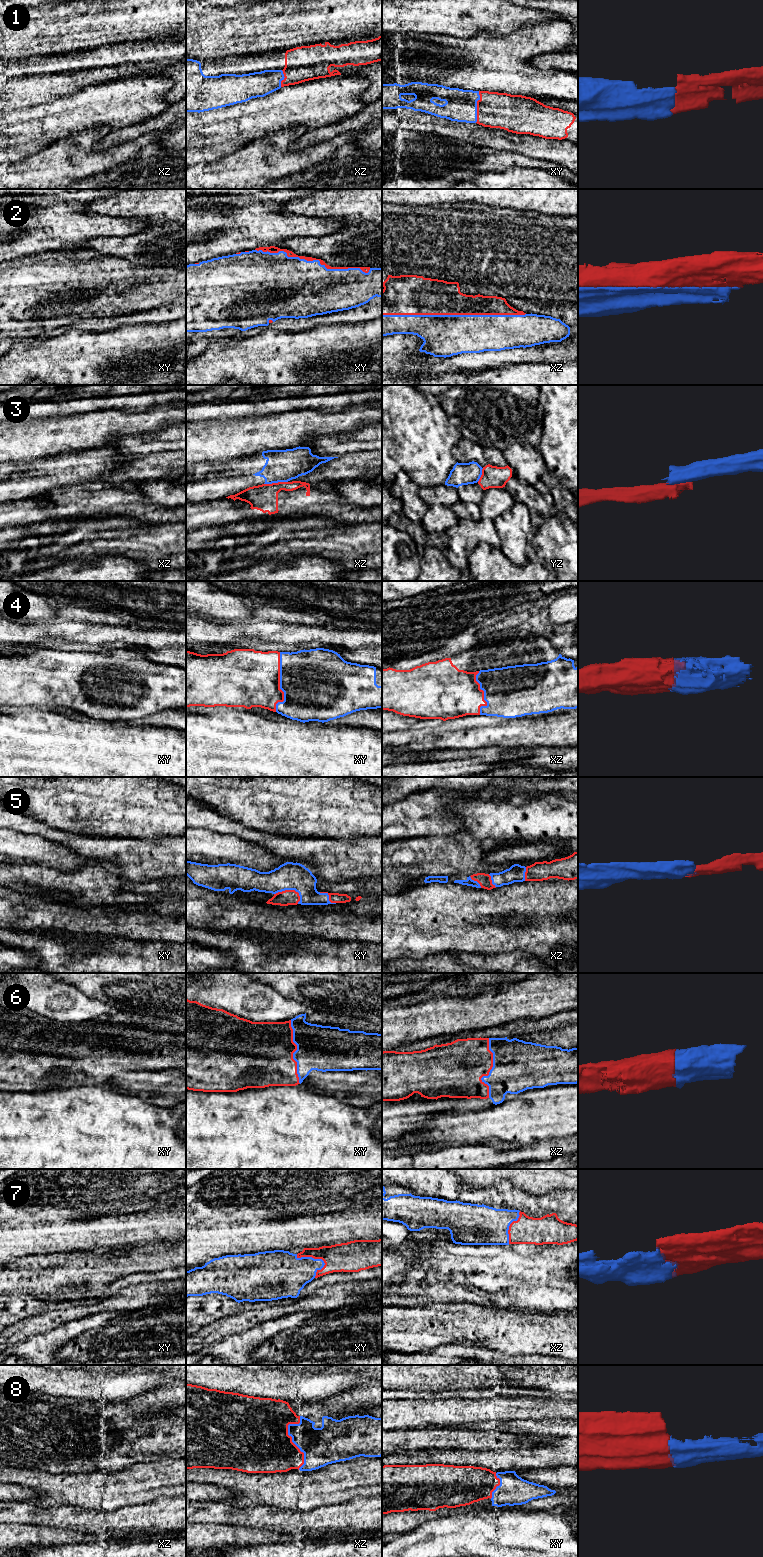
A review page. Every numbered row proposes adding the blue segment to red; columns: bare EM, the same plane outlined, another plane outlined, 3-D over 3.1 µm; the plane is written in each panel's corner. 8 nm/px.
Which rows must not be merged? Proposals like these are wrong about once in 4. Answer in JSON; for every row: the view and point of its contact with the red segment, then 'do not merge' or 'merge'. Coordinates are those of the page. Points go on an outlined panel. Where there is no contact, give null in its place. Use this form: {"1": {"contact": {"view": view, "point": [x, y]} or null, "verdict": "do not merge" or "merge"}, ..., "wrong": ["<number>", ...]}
{"1": {"contact": {"view": "xy", "point": [477, 107]}, "verdict": "merge"}, "2": {"contact": {"view": "xz", "point": [453, 314]}, "verdict": "merge"}, "3": {"contact": {"view": "xz", "point": [275, 483]}, "verdict": "do not merge"}, "4": {"contact": {"view": "xy", "point": [279, 683]}, "verdict": "merge"}, "5": {"contact": {"view": "xy", "point": [290, 890]}, "verdict": "merge"}, "6": {"contact": {"view": "xz", "point": [491, 1068]}, "verdict": "merge"}, "7": {"contact": {"view": "xy", "point": [311, 1256]}, "verdict": "merge"}, "8": {"contact": {"view": "xz", "point": [291, 1439]}, "verdict": "merge"}, "wrong": ["3"]}

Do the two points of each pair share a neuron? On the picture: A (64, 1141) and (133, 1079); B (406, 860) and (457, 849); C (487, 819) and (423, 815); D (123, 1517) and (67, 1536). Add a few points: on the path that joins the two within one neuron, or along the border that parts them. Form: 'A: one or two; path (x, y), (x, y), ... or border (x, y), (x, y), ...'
A: two; border (105, 1083), (112, 1089), (122, 1093), (139, 1096)
B: one; path (419, 857), (444, 855)
C: two; border (468, 795), (448, 807), (462, 820), (457, 831)
D: two; border (57, 1527), (103, 1535)

